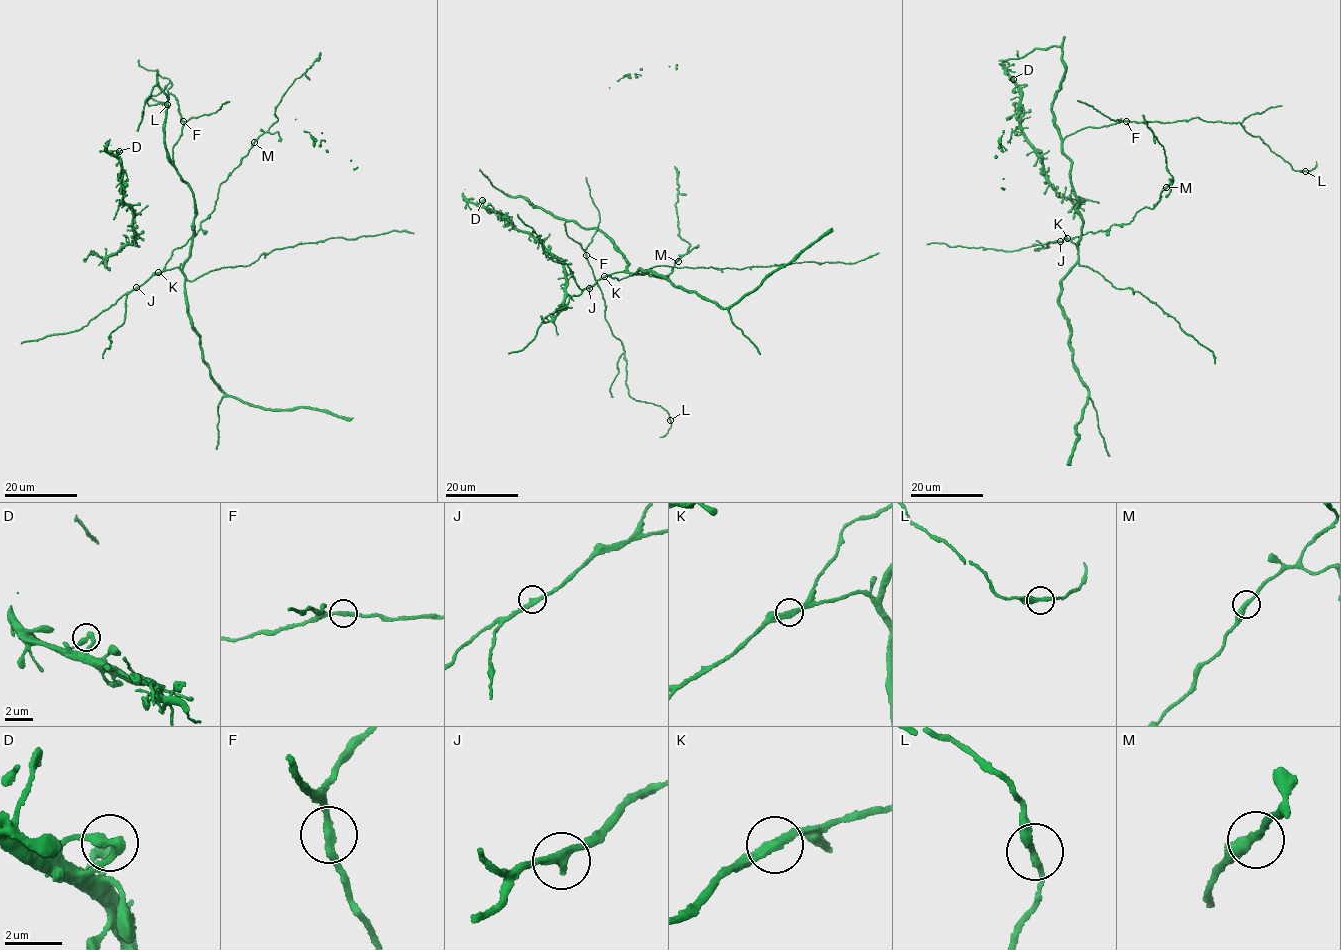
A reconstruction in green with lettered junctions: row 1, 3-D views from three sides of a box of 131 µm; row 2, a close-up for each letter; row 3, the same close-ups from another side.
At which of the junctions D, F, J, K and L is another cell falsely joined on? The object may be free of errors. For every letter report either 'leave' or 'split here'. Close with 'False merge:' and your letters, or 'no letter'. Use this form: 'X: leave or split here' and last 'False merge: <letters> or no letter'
D: leave
F: leave
J: leave
K: split here
L: leave
False merge: K

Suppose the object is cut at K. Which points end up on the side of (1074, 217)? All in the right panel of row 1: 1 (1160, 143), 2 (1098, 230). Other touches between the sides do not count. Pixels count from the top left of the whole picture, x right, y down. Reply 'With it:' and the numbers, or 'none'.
With it: none

